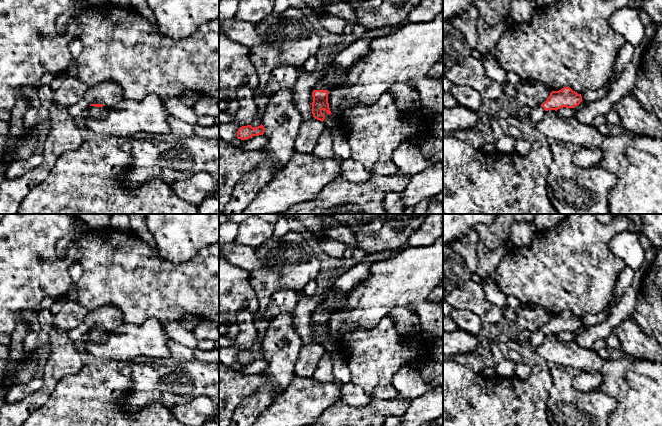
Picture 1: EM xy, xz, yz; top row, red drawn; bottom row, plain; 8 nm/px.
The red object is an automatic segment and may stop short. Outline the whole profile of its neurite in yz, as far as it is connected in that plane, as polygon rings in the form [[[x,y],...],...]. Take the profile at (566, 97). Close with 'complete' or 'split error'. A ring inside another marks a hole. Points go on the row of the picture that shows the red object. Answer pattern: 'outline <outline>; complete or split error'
outline [[[564,87],[559,91],[552,91],[547,100],[539,106],[531,109],[527,118],[530,124],[536,124],[548,110],[557,111],[560,108],[575,108],[582,102],[581,94],[573,91],[570,87]]]; split error

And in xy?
outline [[[90,104],[88,112],[89,116],[104,117],[108,113],[108,107],[103,104]]]; split error

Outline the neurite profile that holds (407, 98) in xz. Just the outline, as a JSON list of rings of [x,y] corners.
[[[406,83],[393,84],[389,92],[394,96],[400,111],[410,111],[419,104],[420,97],[418,90]]]

